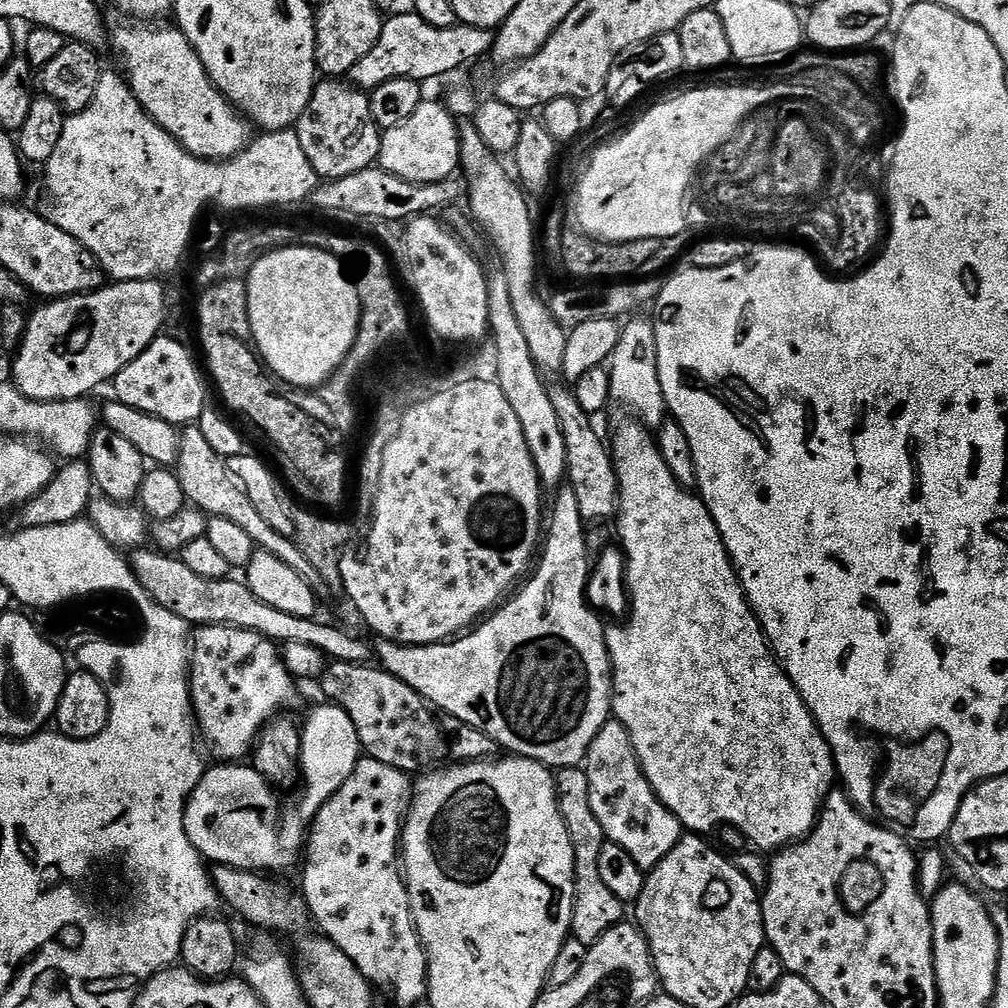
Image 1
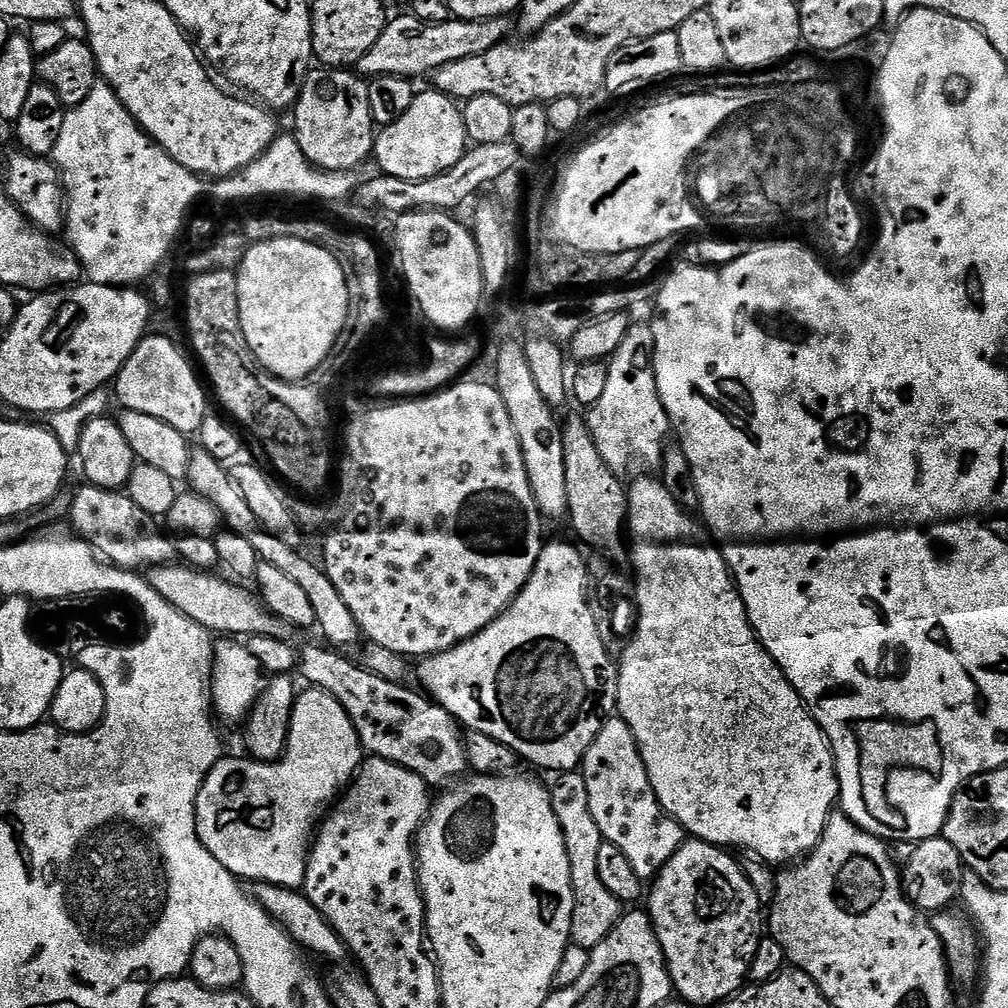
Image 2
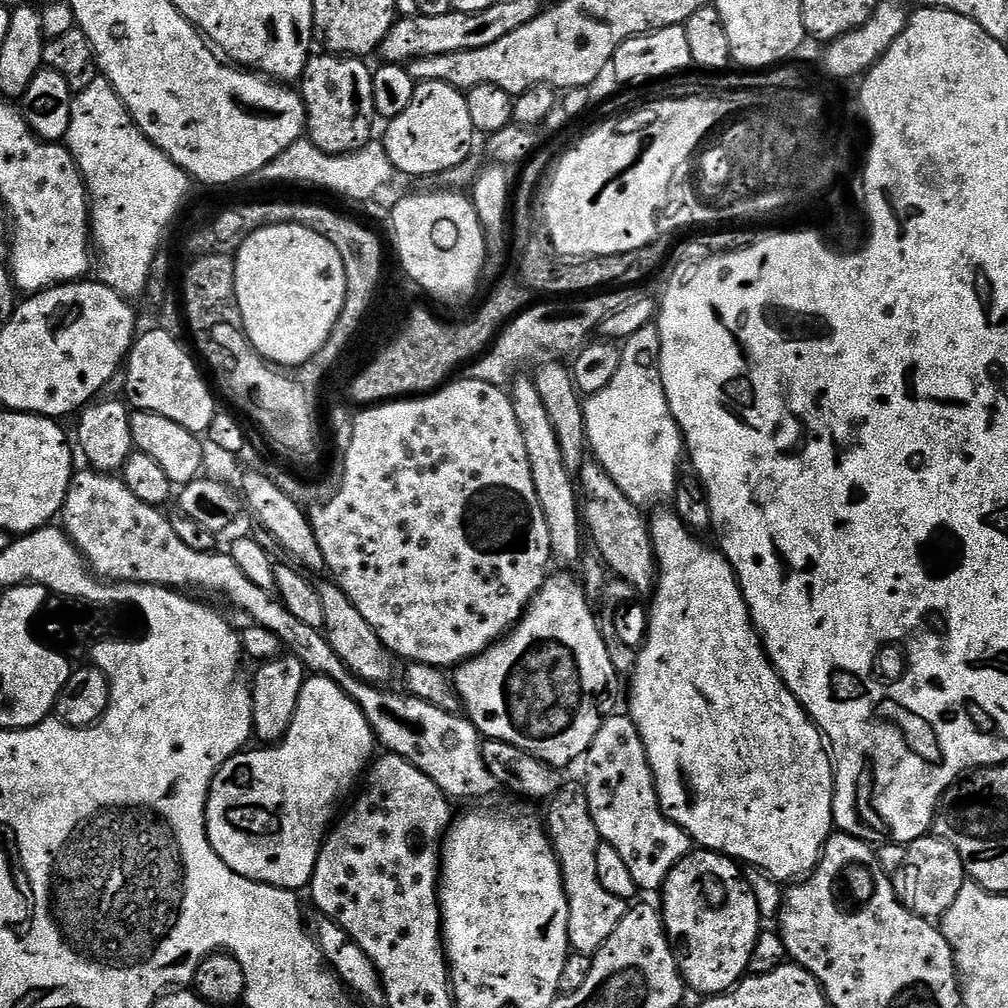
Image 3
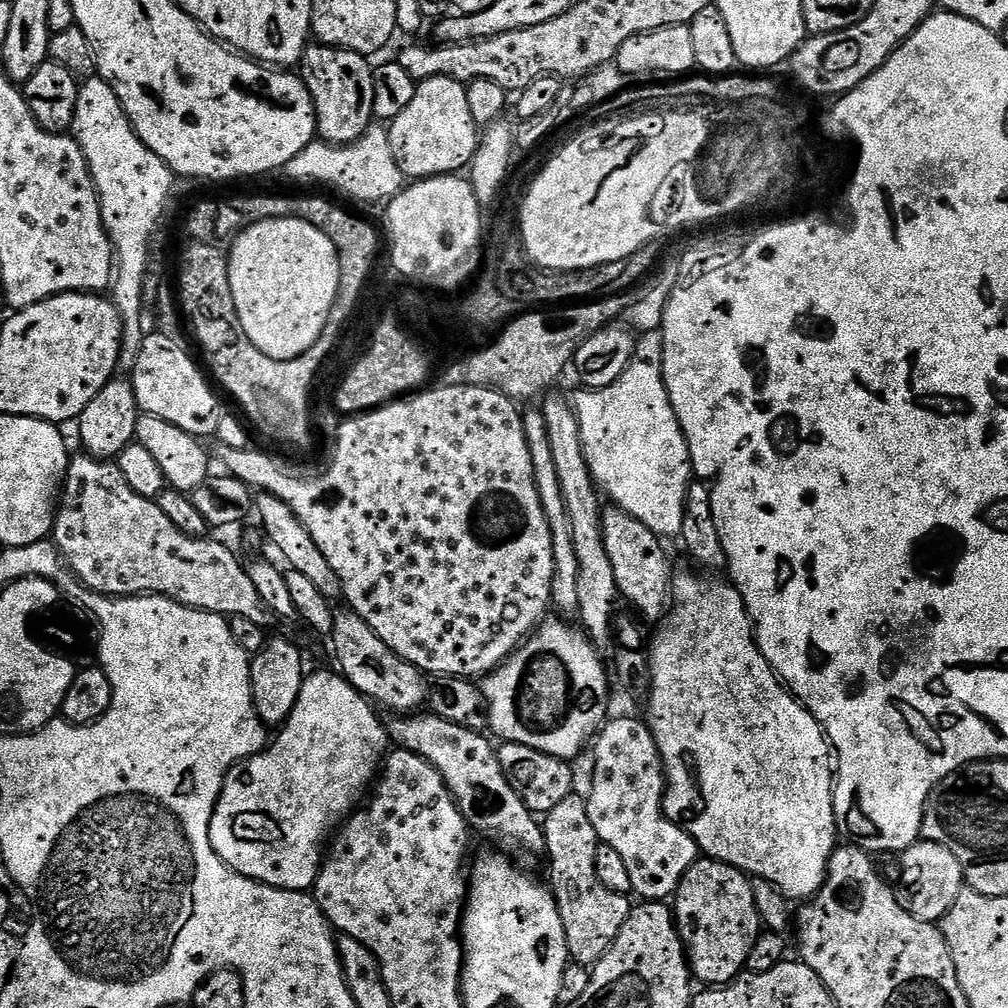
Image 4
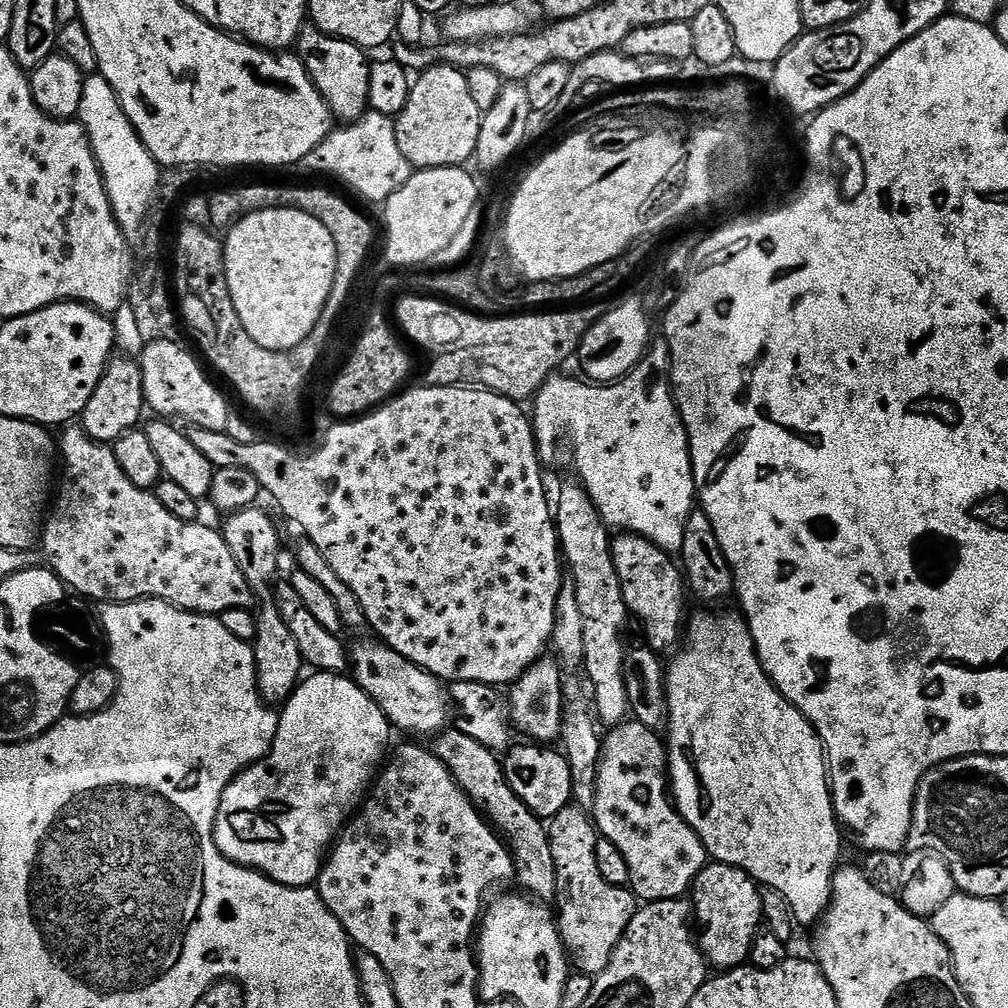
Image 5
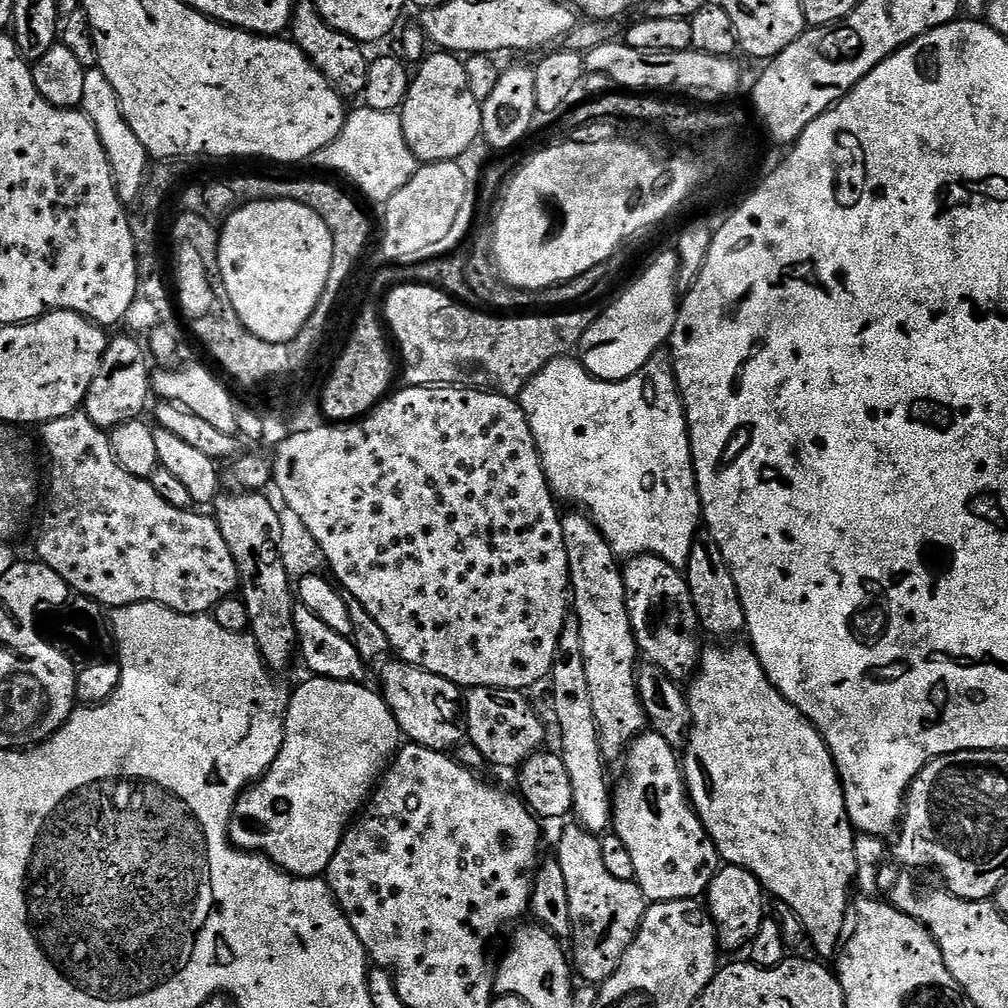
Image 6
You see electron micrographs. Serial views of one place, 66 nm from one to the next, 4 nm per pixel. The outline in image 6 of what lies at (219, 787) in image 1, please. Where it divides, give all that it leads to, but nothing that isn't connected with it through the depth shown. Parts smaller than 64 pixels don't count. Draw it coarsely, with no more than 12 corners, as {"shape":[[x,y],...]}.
{"shape":[[312,676],[228,839],[325,875],[402,744],[379,691]]}

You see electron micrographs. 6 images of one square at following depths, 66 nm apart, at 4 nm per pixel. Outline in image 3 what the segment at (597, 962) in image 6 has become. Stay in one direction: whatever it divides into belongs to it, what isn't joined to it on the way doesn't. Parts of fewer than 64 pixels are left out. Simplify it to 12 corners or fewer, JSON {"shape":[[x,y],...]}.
{"shape":[[583,783],[552,797],[546,831],[568,942],[592,956],[629,905],[598,882],[601,838]]}

